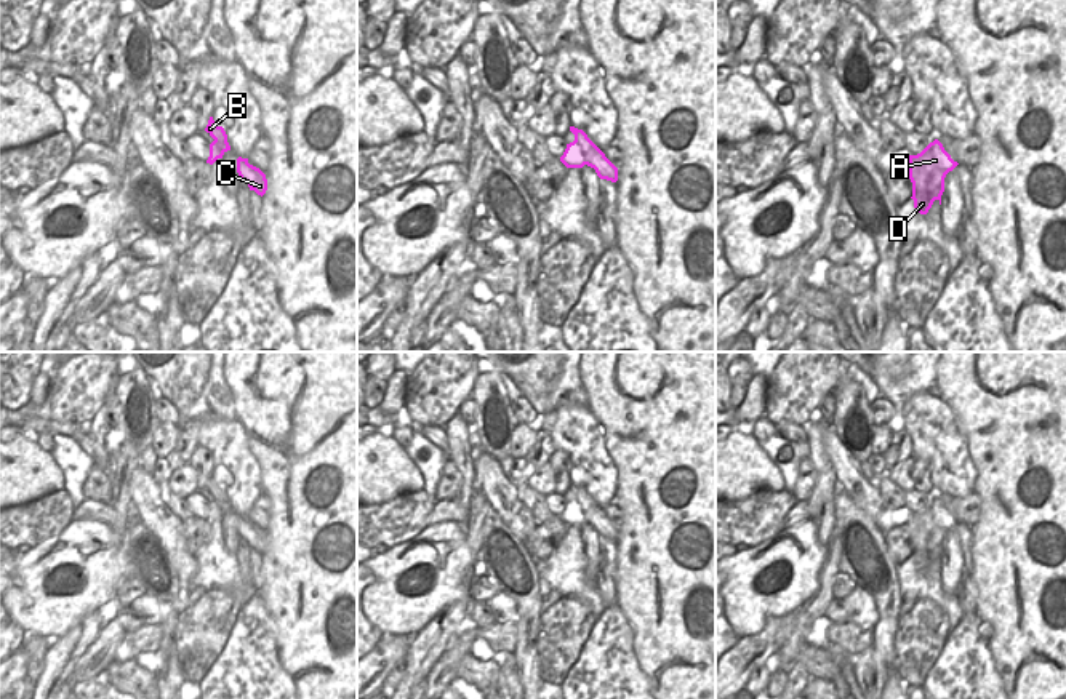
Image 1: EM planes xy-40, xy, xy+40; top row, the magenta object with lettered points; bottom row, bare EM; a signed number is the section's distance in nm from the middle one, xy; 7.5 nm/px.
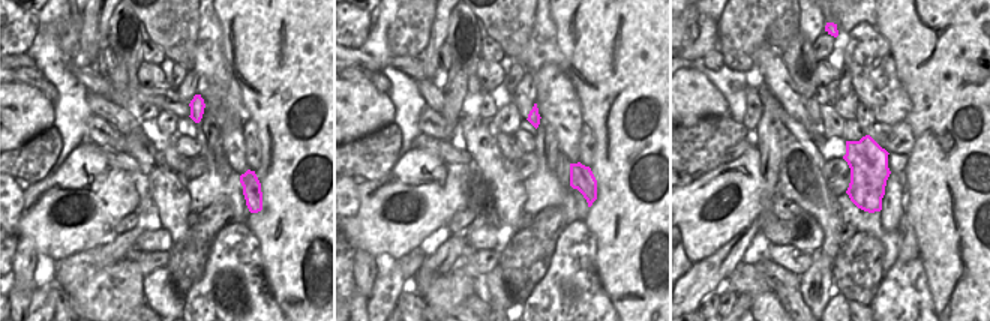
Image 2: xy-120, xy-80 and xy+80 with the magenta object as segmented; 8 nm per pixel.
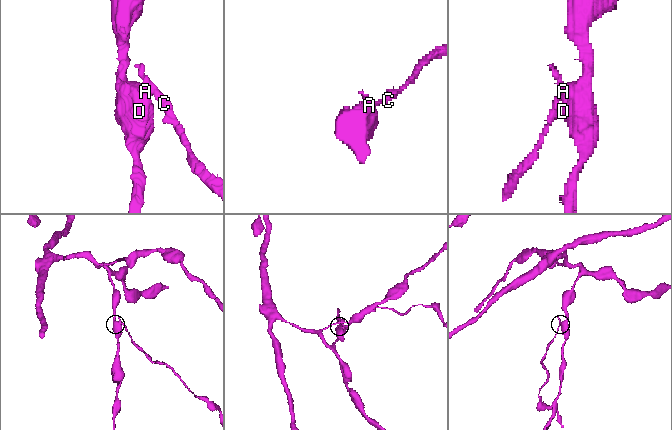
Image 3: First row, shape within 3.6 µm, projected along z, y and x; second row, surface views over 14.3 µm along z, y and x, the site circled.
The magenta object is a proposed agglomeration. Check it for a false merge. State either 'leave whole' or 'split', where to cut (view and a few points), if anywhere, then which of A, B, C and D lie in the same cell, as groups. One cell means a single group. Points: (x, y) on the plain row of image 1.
split; cut in xy along (575, 498), (594, 525); A D / B C

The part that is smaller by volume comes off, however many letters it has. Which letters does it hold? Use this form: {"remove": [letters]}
{"remove": ["B", "C"]}

